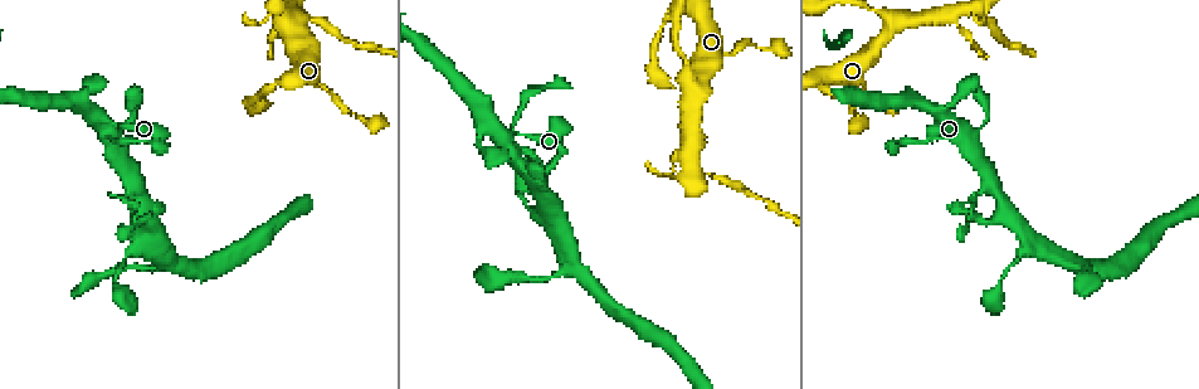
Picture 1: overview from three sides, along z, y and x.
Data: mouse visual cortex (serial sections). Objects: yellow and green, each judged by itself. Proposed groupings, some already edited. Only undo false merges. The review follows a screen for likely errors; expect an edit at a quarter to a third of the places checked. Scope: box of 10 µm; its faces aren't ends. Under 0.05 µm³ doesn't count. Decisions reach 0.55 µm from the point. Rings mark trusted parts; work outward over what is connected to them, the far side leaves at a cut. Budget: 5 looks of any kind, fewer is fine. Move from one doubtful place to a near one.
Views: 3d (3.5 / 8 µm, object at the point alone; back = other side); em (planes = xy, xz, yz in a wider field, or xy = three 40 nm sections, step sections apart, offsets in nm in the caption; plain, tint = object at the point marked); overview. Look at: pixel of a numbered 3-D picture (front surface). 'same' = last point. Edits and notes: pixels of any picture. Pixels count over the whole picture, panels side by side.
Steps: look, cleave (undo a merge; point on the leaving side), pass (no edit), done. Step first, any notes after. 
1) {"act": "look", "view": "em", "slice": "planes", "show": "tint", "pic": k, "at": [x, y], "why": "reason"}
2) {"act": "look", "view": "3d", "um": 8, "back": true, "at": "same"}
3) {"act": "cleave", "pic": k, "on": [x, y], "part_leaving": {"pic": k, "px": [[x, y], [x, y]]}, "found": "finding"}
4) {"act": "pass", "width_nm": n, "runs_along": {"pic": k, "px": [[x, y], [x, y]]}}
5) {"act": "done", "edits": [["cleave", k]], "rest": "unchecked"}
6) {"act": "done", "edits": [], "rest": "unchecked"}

{"act": "look", "view": "3d", "um": 8, "pic": 1, "at": [691, 86], "why": "abrupt turn"}

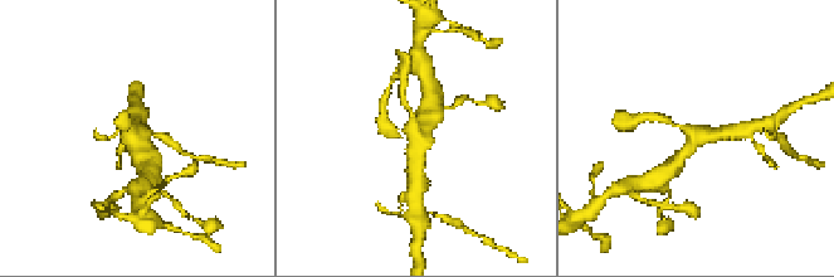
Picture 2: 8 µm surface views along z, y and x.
{"act": "look", "view": "3d", "um": 3.5, "at": "same", "why": "zoom in"}

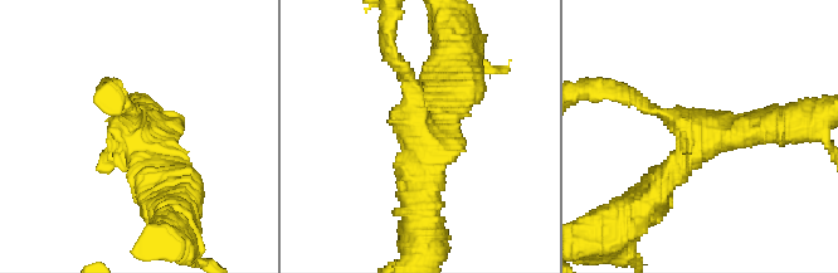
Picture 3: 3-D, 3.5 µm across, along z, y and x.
{"act": "pass", "found": "one cell here"}

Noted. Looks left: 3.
{"act": "look", "view": "3d", "um": 3.5, "pic": 1, "at": [988, 21], "why": "narrows sharply"}

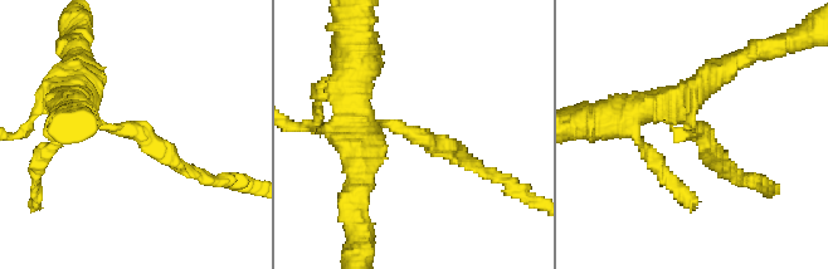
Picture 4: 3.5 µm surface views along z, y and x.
{"act": "look", "view": "em", "slice": "xy", "step": 1, "show": "tint", "pic": 4, "at": [110, 128], "arm_widths_nm": [250, 400]}

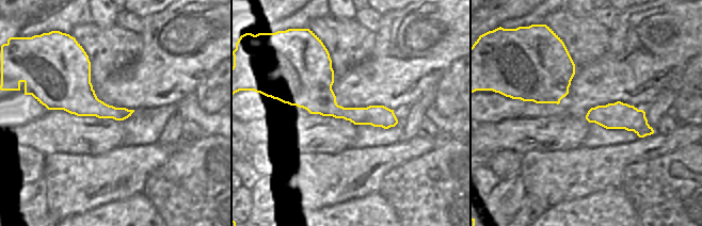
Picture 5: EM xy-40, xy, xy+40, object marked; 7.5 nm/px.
{"act": "cleave", "pic": 4, "on": [145, 136], "part_leaving": {"pic": 4, "px": [[106, 126], [137, 130], [203, 176]]}, "found": "two cells meet here"}

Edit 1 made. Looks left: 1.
{"act": "done", "edits": [["cleave", 4]], "rest": "unchecked"}

